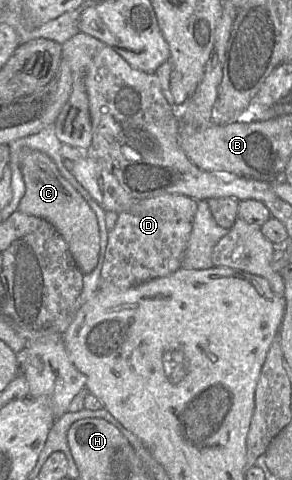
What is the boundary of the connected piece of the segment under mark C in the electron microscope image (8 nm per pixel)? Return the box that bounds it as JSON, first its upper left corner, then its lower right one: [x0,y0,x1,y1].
[17,150,100,275]

